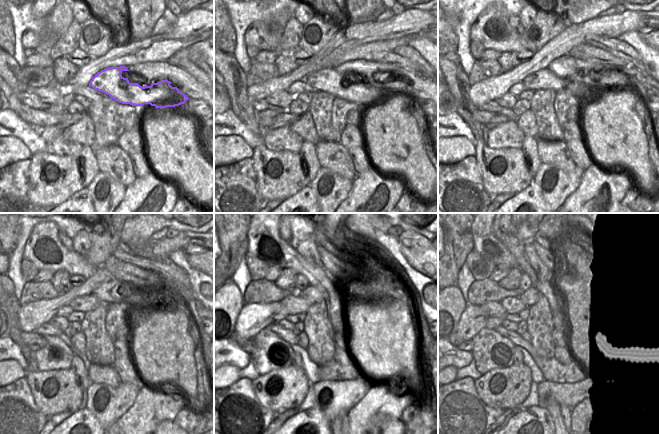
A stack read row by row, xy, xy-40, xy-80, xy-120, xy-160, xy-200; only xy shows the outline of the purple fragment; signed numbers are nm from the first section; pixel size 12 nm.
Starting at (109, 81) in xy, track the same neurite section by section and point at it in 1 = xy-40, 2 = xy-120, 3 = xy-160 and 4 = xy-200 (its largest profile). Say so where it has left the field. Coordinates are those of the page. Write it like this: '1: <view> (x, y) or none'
1: xy-40 (329, 80)
2: xy-120 (86, 303)
3: xy-160 (294, 304)
4: xy-200 (513, 305)

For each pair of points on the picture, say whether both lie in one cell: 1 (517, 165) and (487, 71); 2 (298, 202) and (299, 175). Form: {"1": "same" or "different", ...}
{"1": "different", "2": "different"}

